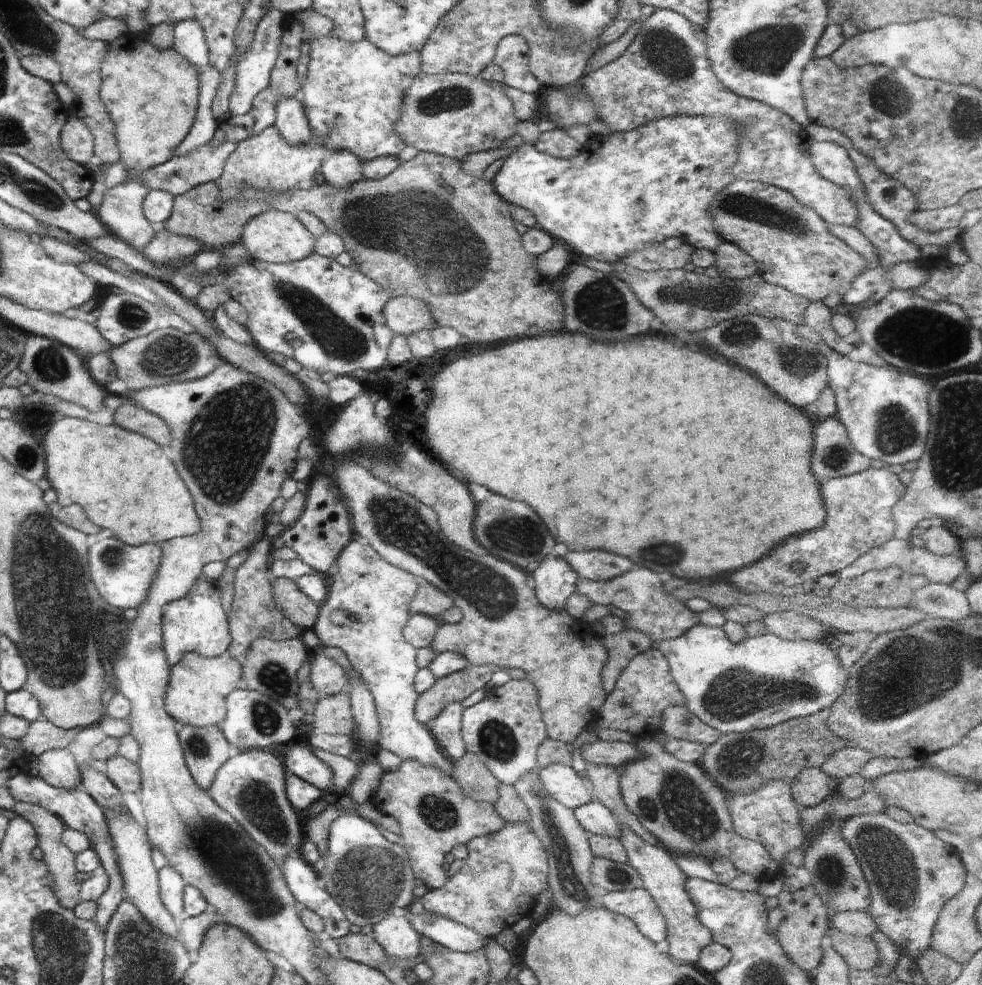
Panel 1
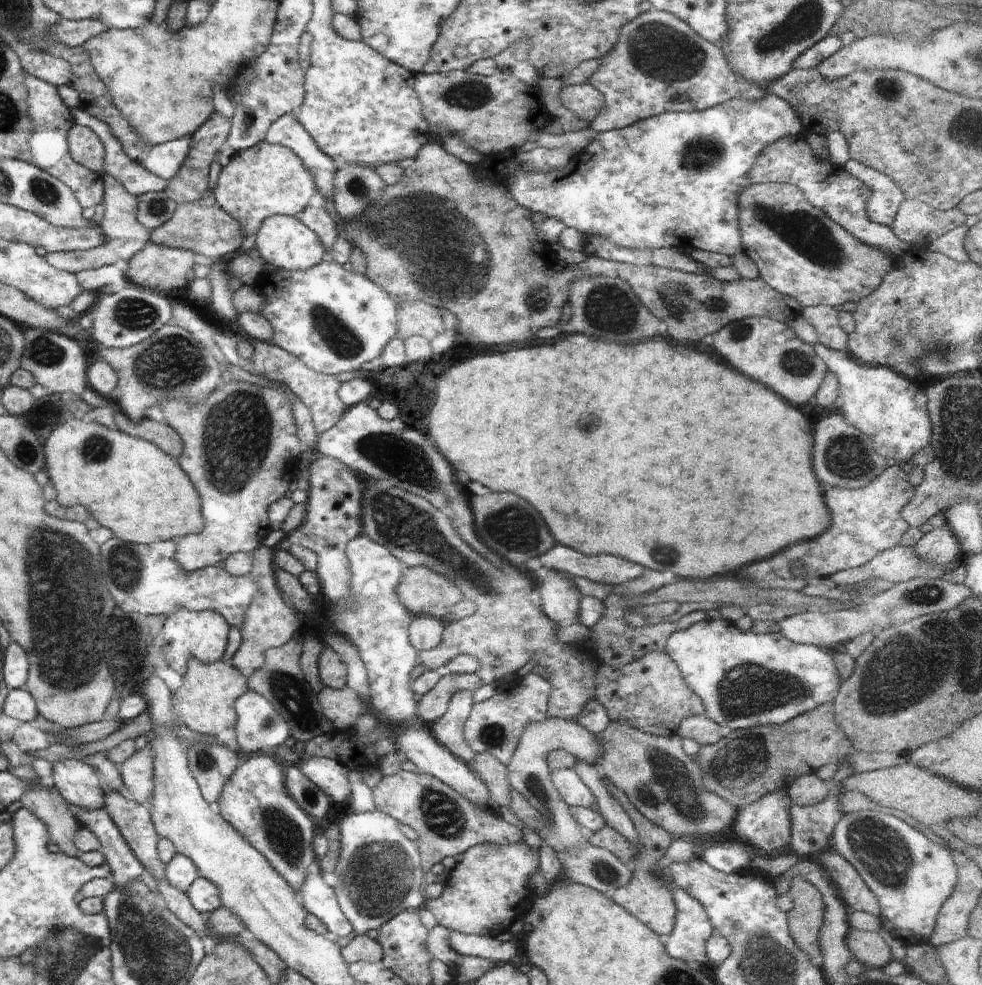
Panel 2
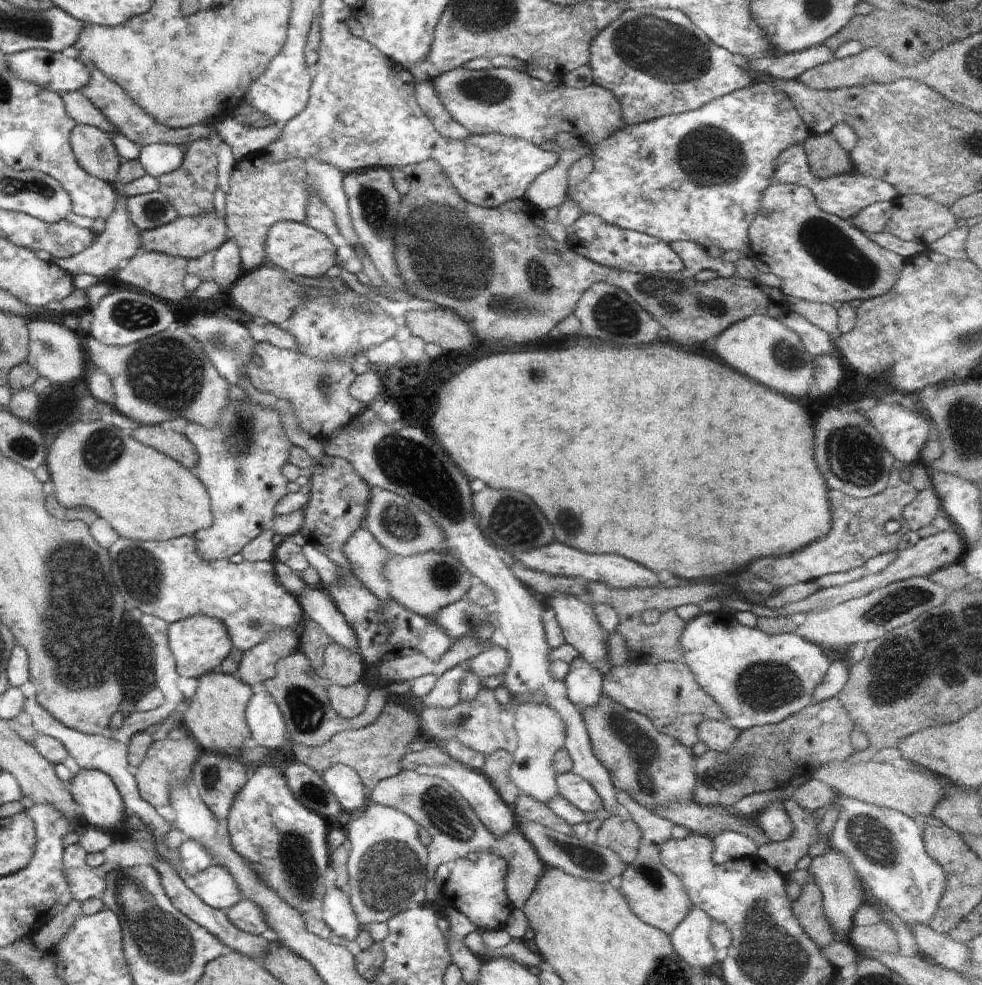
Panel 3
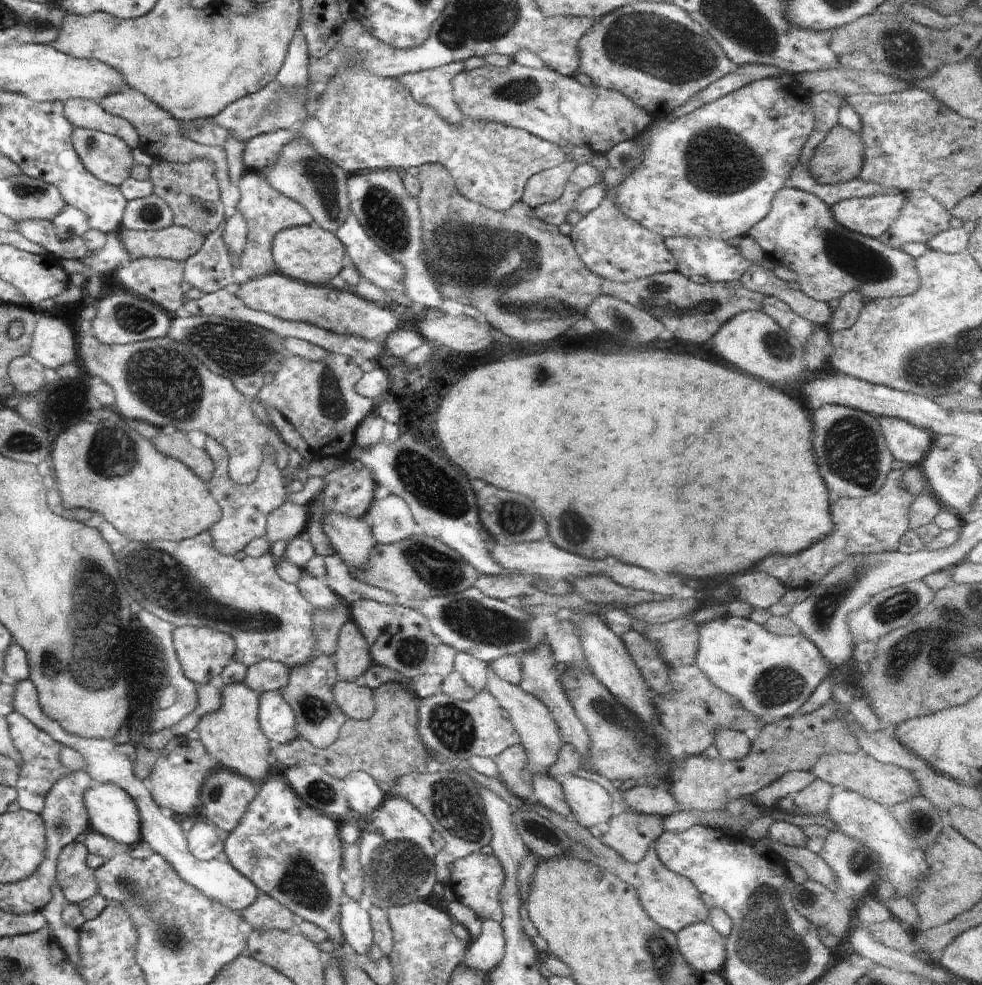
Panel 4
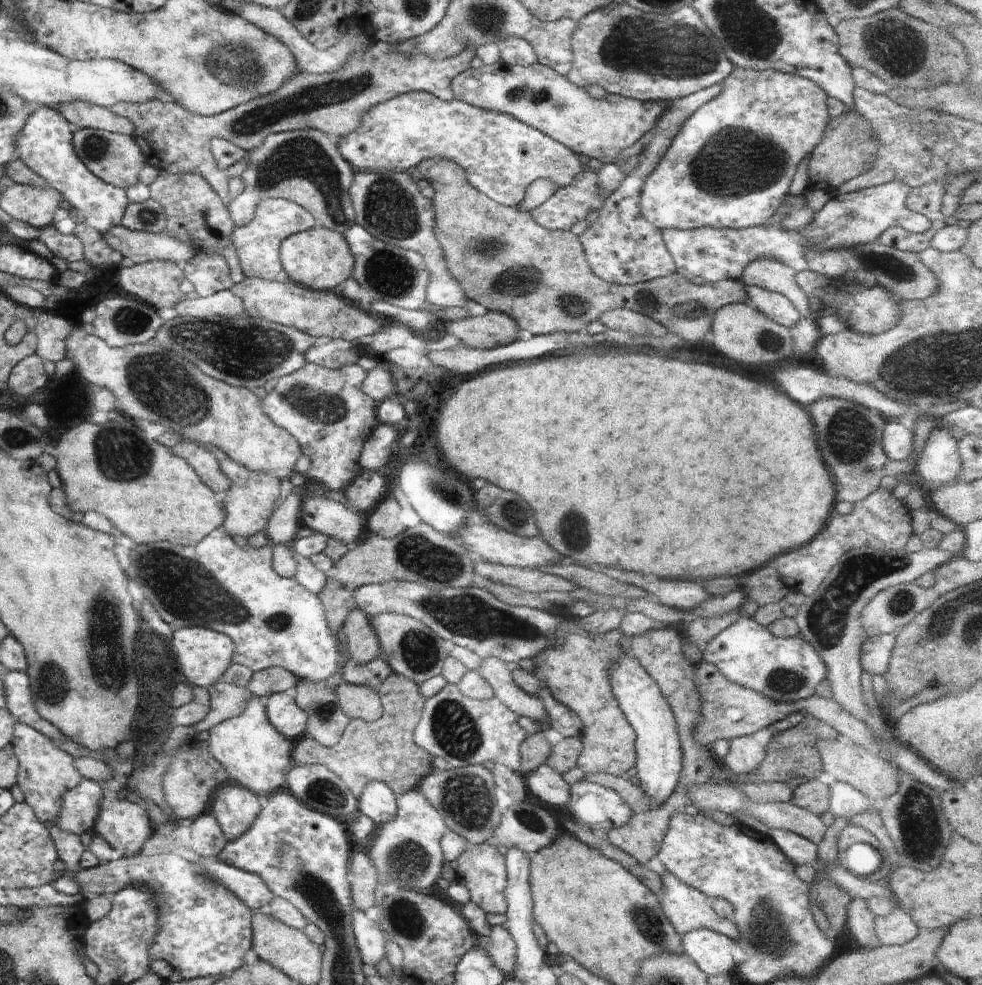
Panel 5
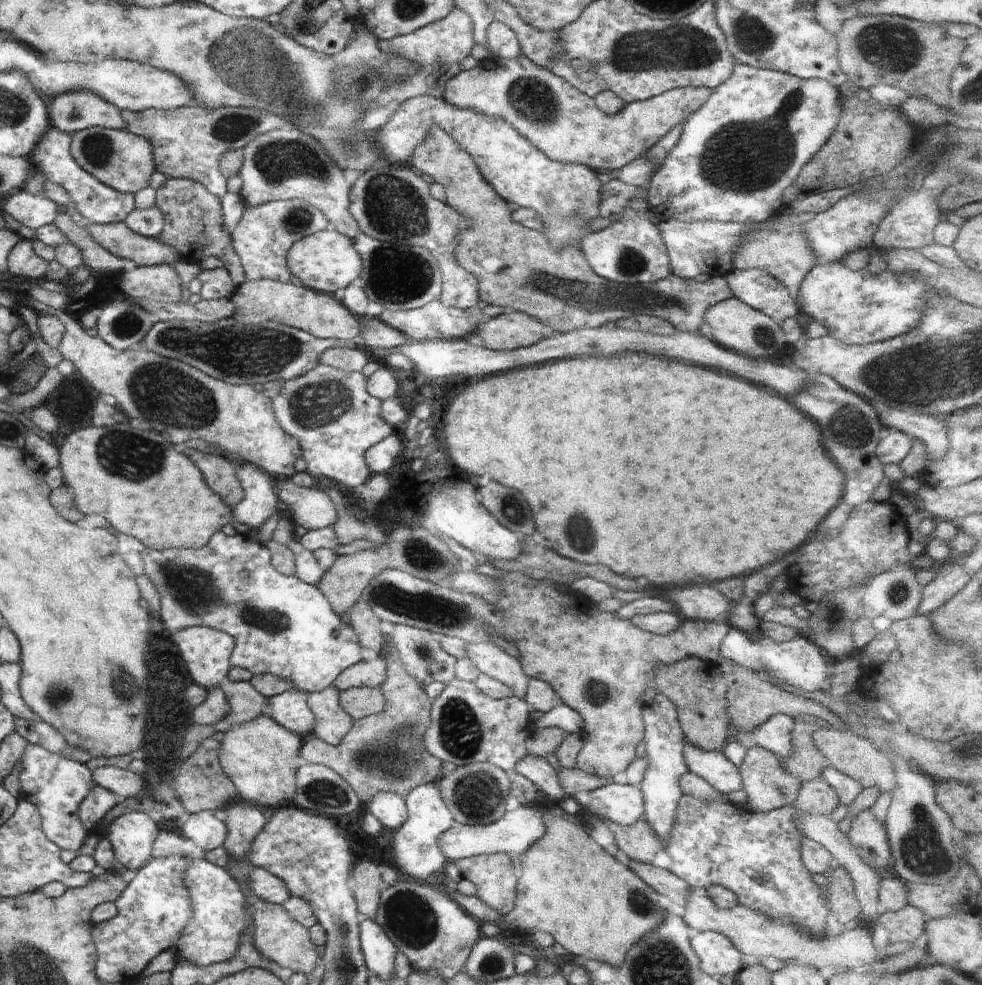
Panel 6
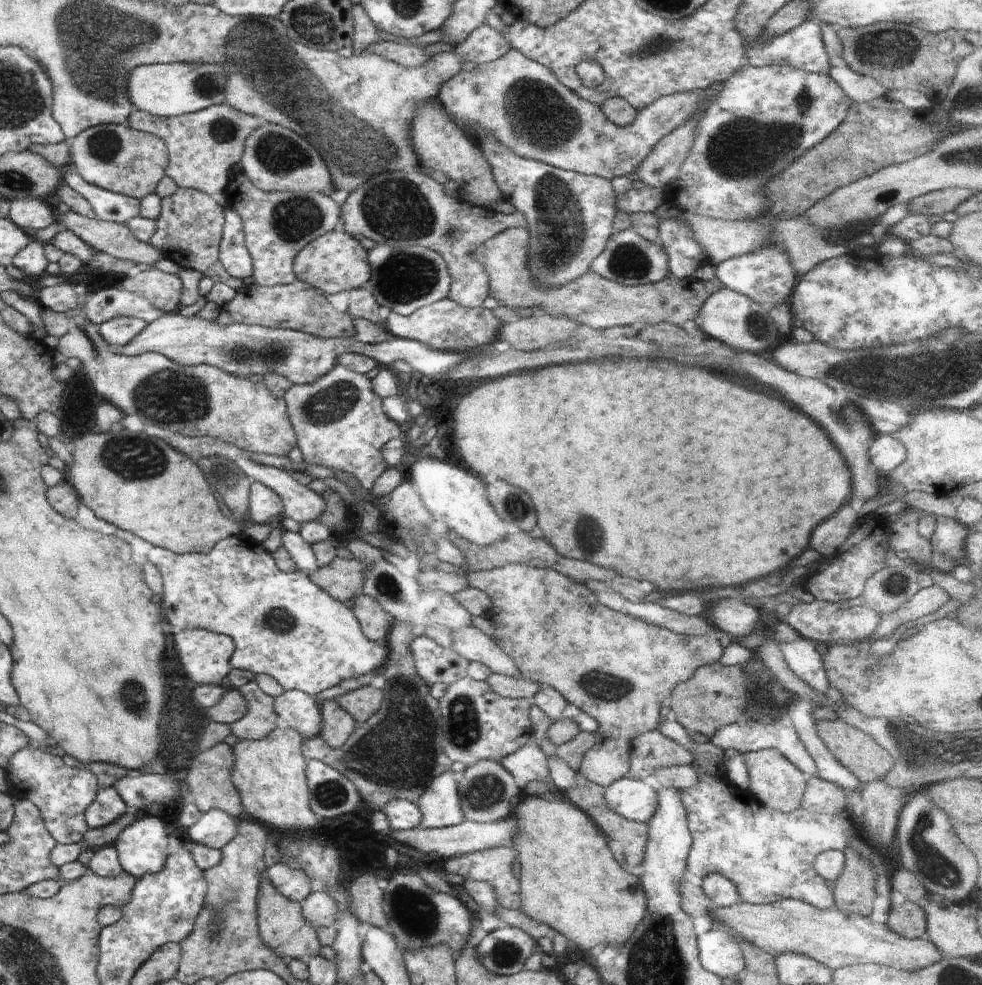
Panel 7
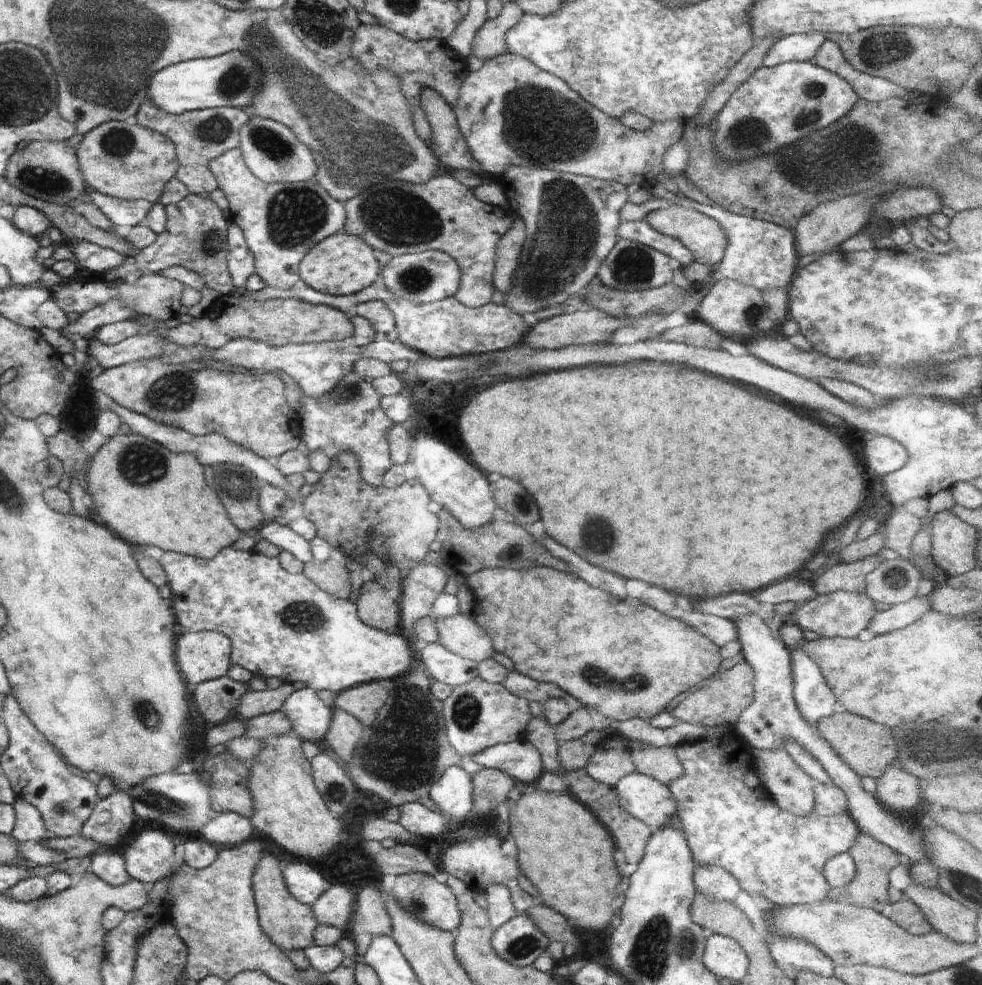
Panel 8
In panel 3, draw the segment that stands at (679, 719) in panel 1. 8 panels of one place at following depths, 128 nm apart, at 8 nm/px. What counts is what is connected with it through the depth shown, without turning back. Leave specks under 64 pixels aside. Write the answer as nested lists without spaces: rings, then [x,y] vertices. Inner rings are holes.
[[[704,720],[698,724],[698,741],[704,742],[707,748],[714,752],[726,752],[732,748],[740,730],[730,726],[727,721]]]

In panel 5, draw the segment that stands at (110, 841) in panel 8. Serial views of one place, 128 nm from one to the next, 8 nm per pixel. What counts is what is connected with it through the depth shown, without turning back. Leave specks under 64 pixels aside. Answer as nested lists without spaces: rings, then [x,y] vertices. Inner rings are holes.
[[[82,779],[80,784],[62,796],[62,808],[58,814],[58,826],[68,834],[84,834],[96,825],[102,810],[102,786],[90,779]]]

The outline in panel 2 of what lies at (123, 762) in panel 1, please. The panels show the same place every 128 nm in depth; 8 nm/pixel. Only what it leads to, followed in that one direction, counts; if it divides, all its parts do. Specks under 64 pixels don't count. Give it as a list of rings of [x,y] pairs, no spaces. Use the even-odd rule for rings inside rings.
[[[150,743],[120,765],[120,774],[129,797],[142,804],[154,792],[154,750]]]

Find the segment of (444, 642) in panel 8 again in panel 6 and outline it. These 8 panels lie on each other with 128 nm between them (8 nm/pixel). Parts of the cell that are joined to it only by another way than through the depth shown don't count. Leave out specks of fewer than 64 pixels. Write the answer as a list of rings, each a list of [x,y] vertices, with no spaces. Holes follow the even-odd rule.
[[[470,642],[466,646],[466,656],[480,673],[487,674],[510,686],[516,698],[525,698],[530,679],[524,674],[519,660],[493,642]]]

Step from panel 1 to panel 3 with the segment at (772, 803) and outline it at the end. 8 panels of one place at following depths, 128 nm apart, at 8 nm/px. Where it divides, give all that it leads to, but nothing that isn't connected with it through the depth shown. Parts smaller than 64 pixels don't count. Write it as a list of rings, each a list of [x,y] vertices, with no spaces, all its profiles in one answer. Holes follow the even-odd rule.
[[[774,802],[766,810],[758,811],[754,819],[759,828],[762,828],[764,834],[774,843],[788,840],[794,832],[793,822],[788,814],[786,814],[783,802]]]

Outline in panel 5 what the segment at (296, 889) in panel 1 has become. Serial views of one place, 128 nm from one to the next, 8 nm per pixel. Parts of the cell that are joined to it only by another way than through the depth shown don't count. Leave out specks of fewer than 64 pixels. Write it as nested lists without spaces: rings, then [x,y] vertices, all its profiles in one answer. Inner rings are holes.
[[[354,908],[352,909],[352,930],[363,964],[375,967],[377,962],[386,957],[383,930],[378,922],[366,917],[365,912]]]

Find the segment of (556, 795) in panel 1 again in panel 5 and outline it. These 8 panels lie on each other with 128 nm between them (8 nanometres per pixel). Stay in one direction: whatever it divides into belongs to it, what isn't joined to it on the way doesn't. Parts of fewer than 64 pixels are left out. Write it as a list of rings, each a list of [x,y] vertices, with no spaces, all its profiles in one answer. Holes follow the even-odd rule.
[[[586,780],[569,785],[570,805],[576,821],[593,829],[626,826],[635,815],[616,790]]]

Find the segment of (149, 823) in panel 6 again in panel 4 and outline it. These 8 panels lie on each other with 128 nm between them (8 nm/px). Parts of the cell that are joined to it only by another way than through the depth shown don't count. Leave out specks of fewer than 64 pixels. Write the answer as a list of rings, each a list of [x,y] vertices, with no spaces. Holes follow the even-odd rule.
[[[94,783],[85,792],[90,828],[114,840],[115,843],[136,846],[142,840],[142,816],[134,799],[114,784]]]

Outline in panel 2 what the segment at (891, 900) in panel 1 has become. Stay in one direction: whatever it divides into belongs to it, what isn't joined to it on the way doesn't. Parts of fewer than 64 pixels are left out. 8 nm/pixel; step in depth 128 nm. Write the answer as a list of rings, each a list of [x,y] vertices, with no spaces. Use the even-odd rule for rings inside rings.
[[[858,810],[841,816],[830,847],[846,858],[880,906],[881,926],[904,945],[928,942],[940,908],[952,894],[958,874],[948,848],[934,844],[899,814]]]

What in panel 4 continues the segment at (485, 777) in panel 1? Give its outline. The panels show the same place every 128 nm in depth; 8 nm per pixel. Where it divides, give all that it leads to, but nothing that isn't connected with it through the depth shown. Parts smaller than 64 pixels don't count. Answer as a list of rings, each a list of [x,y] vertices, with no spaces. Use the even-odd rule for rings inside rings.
[[[518,743],[492,758],[498,768],[498,779],[517,797],[525,799],[532,793],[533,775],[528,772],[528,754]]]

